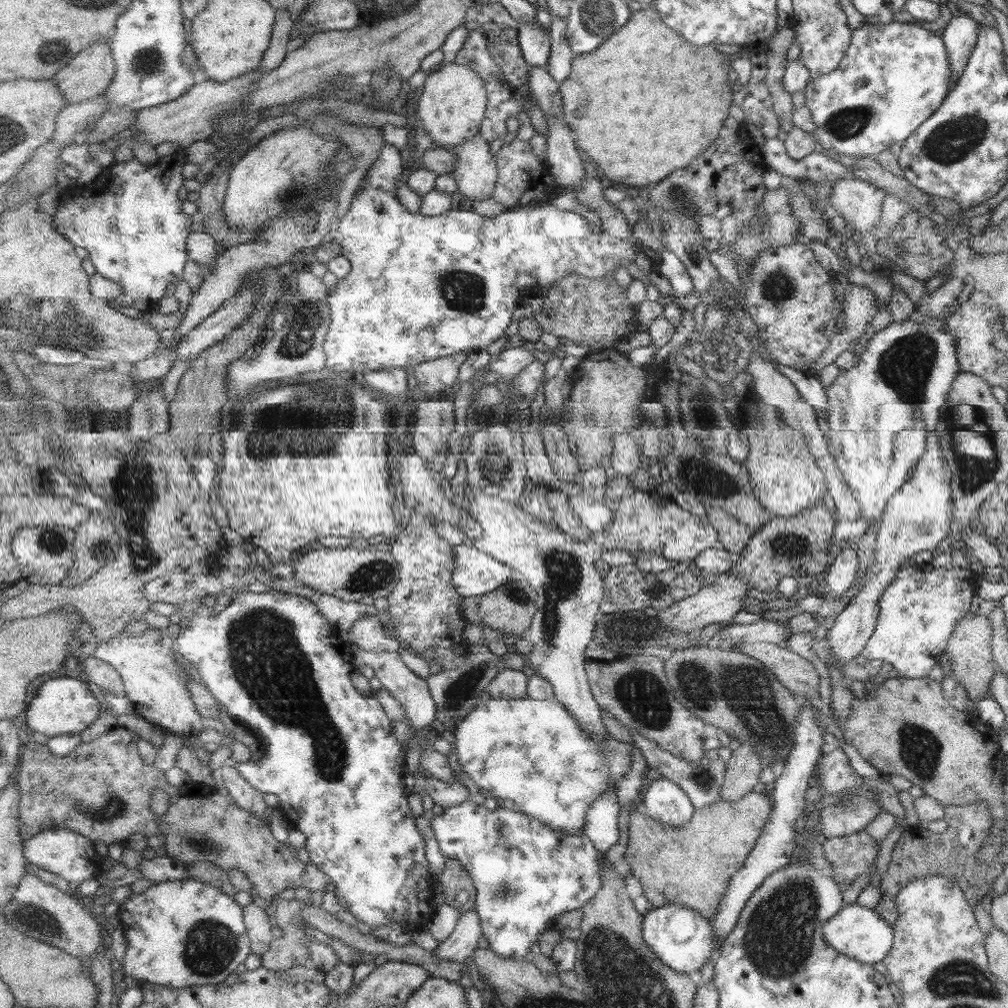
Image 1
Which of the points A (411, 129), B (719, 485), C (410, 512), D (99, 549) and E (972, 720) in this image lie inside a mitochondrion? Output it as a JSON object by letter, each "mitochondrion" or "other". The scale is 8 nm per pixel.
{"A":"other","B":"mitochondrion","C":"other","D":"mitochondrion","E":"other"}

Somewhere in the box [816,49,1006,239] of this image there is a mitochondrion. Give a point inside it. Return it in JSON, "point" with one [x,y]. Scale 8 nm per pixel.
{"point":[948,144]}

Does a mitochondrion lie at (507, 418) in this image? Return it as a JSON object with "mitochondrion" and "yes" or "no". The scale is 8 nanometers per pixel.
{"mitochondrion":"no"}

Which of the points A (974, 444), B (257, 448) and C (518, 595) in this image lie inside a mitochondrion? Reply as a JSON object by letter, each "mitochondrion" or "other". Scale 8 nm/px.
{"A":"mitochondrion","B":"mitochondrion","C":"mitochondrion"}

